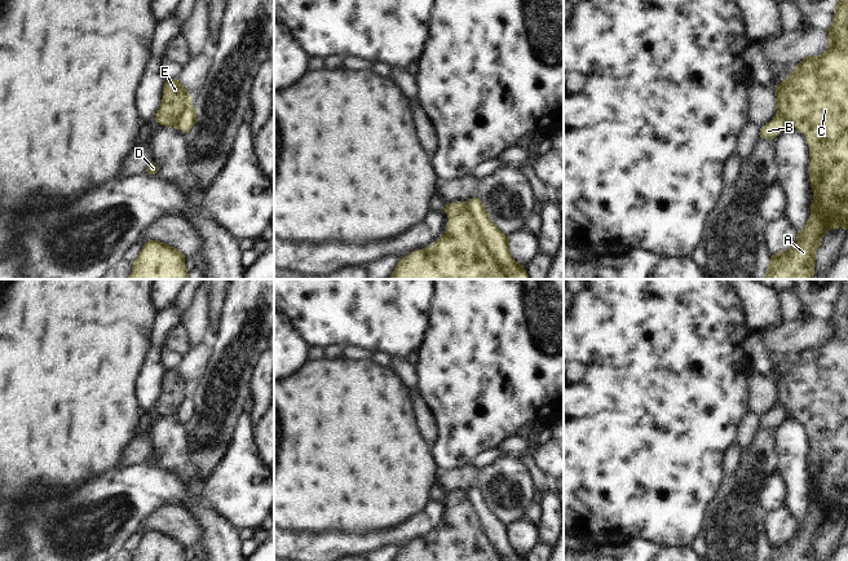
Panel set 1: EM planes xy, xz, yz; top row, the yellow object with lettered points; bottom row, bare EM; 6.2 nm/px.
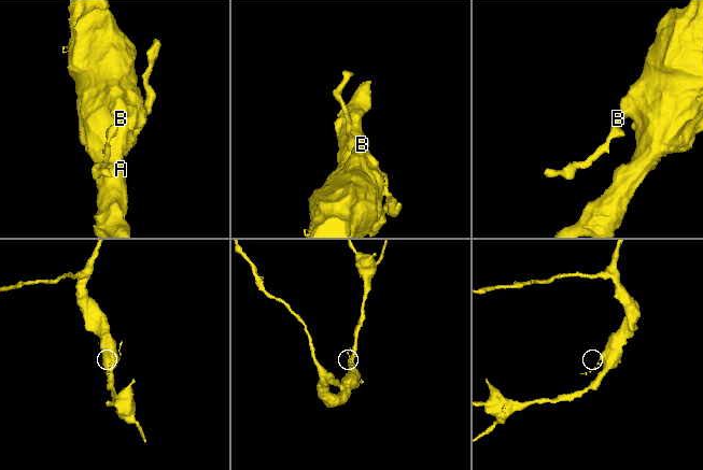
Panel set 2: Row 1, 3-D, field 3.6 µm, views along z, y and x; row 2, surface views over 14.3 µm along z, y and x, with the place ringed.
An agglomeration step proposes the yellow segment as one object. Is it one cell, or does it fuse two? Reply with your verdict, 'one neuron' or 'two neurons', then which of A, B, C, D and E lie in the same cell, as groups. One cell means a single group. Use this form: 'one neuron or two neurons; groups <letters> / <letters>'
two neurons; groups A C E / B D

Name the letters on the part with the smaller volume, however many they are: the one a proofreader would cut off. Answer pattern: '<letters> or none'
B, D

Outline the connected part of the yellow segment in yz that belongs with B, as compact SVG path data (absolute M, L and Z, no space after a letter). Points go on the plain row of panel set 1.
M776 405L772 411L767 412L763 418L760 418L760 427L765 429L772 429L783 418L790 418L790 414L785 408Z

